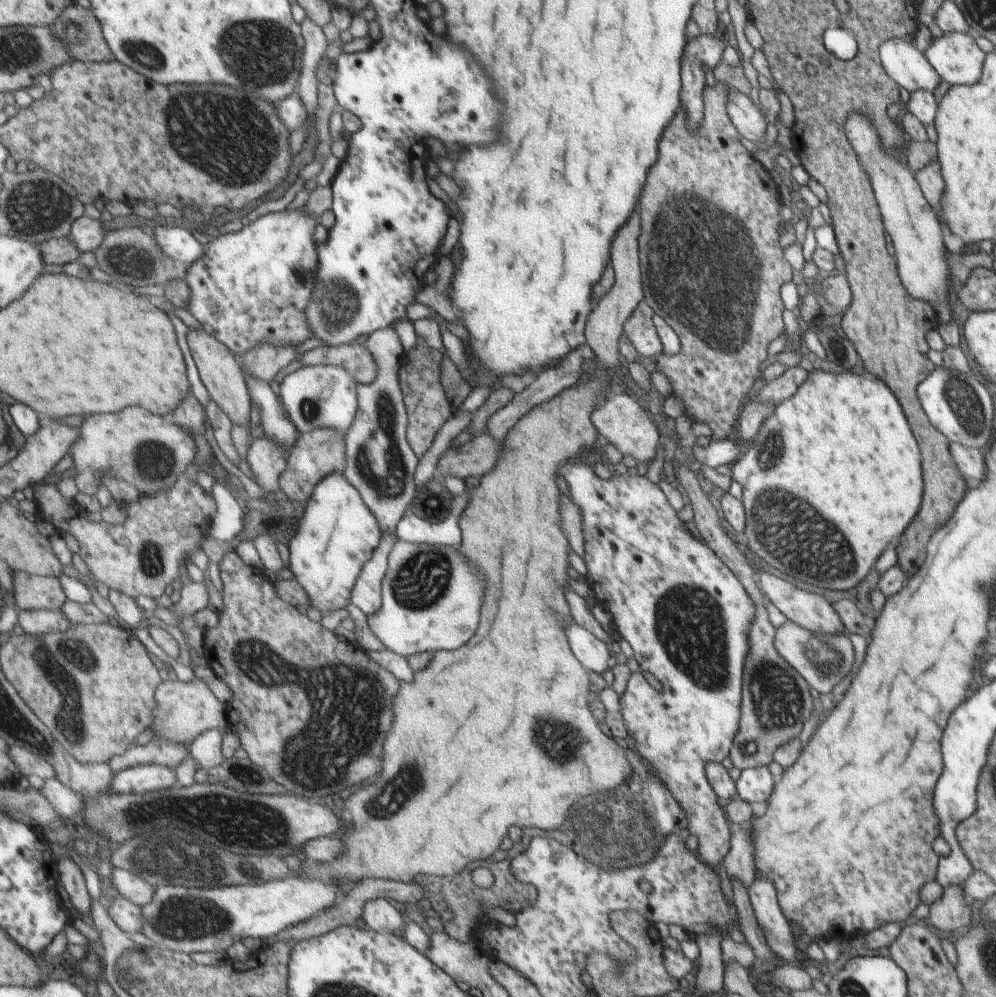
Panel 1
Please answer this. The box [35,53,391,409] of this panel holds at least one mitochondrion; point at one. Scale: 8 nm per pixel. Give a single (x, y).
(244, 131)

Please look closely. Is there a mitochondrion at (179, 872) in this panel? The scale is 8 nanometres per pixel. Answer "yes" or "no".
yes

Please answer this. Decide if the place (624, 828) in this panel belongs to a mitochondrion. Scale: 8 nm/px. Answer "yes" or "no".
yes

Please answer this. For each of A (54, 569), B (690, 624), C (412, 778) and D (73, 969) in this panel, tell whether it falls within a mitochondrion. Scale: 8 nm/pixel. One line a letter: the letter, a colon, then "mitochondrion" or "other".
A: other
B: mitochondrion
C: mitochondrion
D: other

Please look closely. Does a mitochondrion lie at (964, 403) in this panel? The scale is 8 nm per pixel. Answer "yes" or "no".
yes

